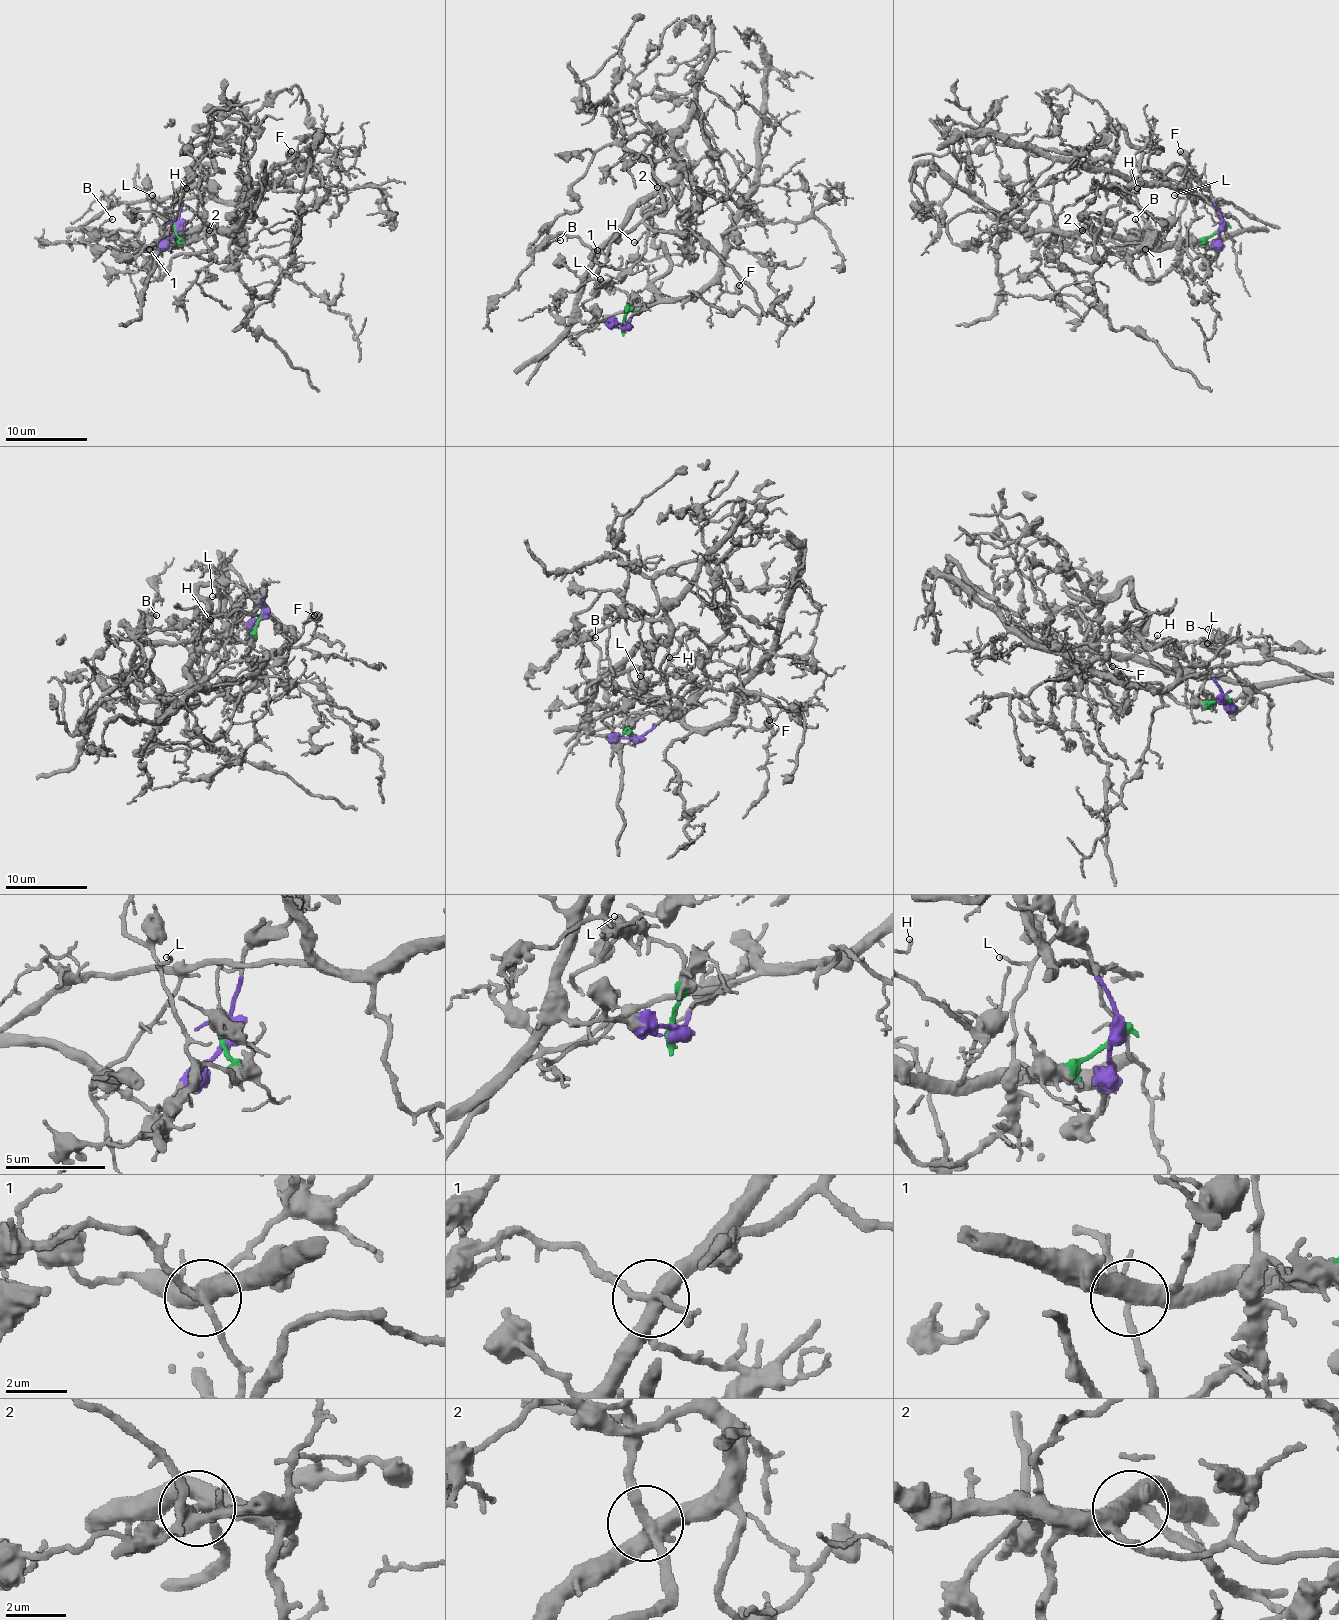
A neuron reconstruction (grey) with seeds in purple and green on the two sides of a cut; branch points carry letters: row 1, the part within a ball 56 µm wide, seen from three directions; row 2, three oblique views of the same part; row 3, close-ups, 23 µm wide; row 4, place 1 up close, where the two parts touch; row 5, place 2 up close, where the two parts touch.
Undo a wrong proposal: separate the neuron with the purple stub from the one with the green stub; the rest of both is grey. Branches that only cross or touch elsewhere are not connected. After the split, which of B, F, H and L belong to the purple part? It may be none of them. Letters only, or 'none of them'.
H

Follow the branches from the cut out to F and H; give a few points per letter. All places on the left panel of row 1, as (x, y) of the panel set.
F: (174, 226), (157, 280), (215, 243), (176, 200), (231, 150), (198, 125), (221, 200), (266, 189), (291, 150)
H: (174, 226), (149, 257), (129, 245), (151, 247), (170, 228), (182, 226), (196, 212), (198, 197), (186, 187)

